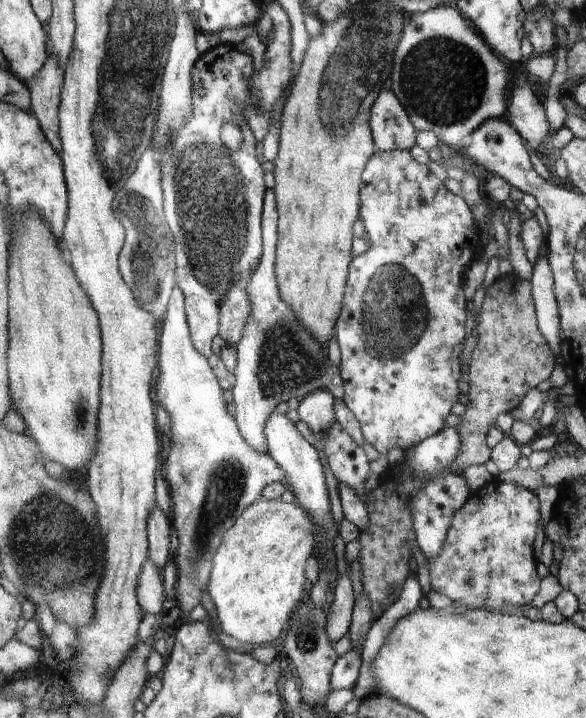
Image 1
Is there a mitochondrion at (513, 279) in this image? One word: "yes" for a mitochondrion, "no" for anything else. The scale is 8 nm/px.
no

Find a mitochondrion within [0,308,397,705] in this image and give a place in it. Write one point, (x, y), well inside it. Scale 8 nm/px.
(49, 542)

